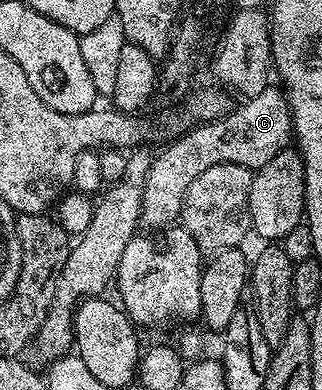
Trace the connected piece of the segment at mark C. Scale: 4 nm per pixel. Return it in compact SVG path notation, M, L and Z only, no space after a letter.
M270 84L263 92L244 99L242 103L215 121L190 127L183 134L178 135L165 150L154 155L151 168L148 169L144 180L143 200L141 201L141 223L146 229L159 232L172 227L180 219L187 188L191 186L196 176L201 176L208 168L213 168L215 164L235 163L256 170L290 145L293 138L293 116L290 112L289 101L280 87Z

